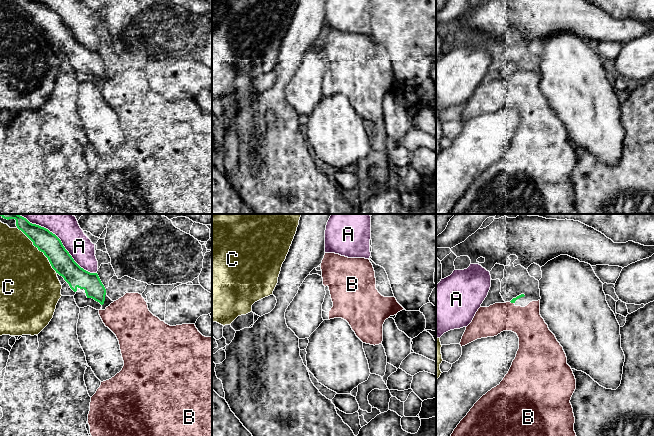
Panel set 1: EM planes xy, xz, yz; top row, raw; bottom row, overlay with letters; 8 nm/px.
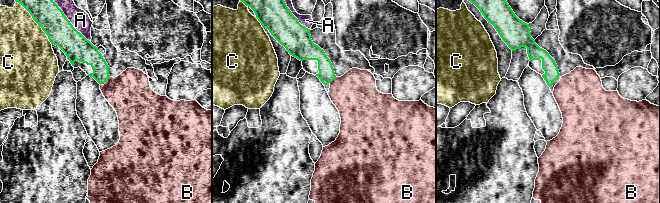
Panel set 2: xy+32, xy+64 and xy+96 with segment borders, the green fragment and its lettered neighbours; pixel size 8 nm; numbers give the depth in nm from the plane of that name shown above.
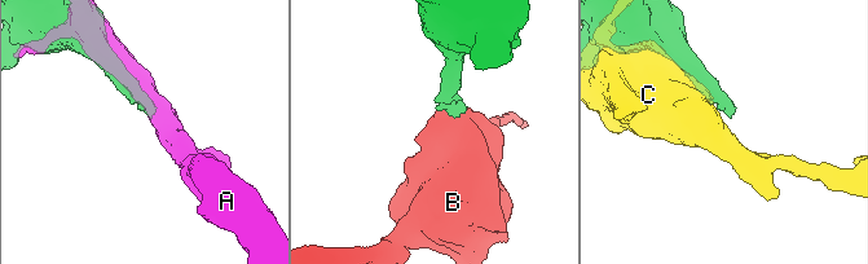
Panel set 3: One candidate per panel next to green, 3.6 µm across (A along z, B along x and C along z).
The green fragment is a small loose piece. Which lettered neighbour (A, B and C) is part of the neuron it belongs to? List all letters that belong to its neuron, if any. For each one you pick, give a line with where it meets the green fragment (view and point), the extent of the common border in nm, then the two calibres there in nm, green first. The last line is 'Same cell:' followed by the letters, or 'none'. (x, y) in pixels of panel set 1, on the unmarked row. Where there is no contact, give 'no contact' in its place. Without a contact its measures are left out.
B: contact yz (512, 78); length 40 nm; calibres 40 and 240 nm
Same cell: B

